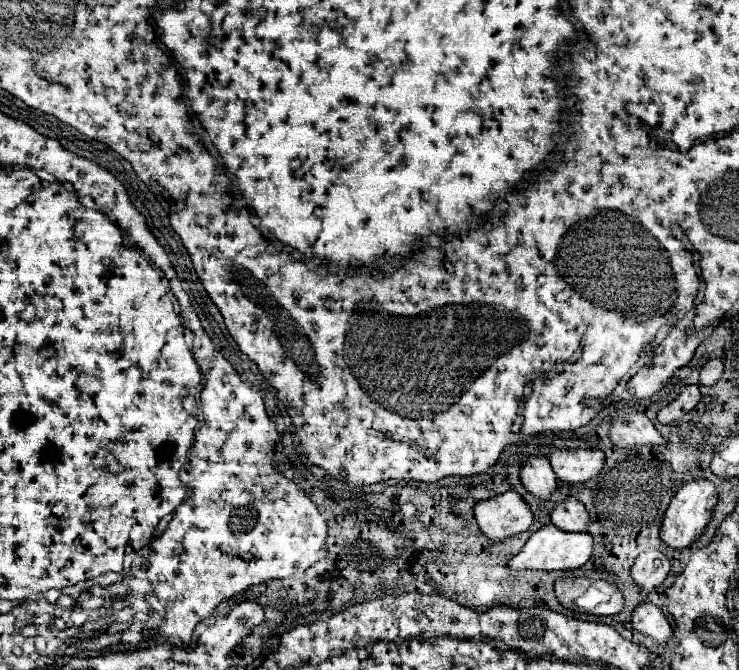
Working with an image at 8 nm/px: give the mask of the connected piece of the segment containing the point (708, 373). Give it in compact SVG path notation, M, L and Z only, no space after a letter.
M713 358L713 360L709 360L701 368L701 380L699 380L699 384L701 386L713 386L721 378L721 374L723 374L723 362L719 358Z

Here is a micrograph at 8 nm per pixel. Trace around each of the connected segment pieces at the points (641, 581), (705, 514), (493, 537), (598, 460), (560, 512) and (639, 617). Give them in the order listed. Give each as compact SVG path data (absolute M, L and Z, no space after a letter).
M647 550L635 558L635 564L631 566L631 578L641 590L651 592L665 582L669 568L669 560L663 552Z
M709 480L687 482L673 496L673 500L671 500L671 504L669 504L667 512L665 512L663 526L661 526L661 540L663 540L663 544L669 546L671 550L689 548L705 532L705 526L709 524L715 506L717 506L717 490L715 490L713 482L709 482Z
M515 490L477 502L473 512L479 530L491 542L499 542L515 534L527 532L533 522L533 514L527 502Z
M555 450L551 454L551 466L561 482L583 484L595 478L605 464L601 450Z
M565 498L551 512L551 522L565 532L587 532L591 516L585 506L575 498Z
M643 602L641 606L637 606L637 610L633 612L631 624L637 632L651 636L659 646L667 646L673 640L673 628L669 620L651 602Z

